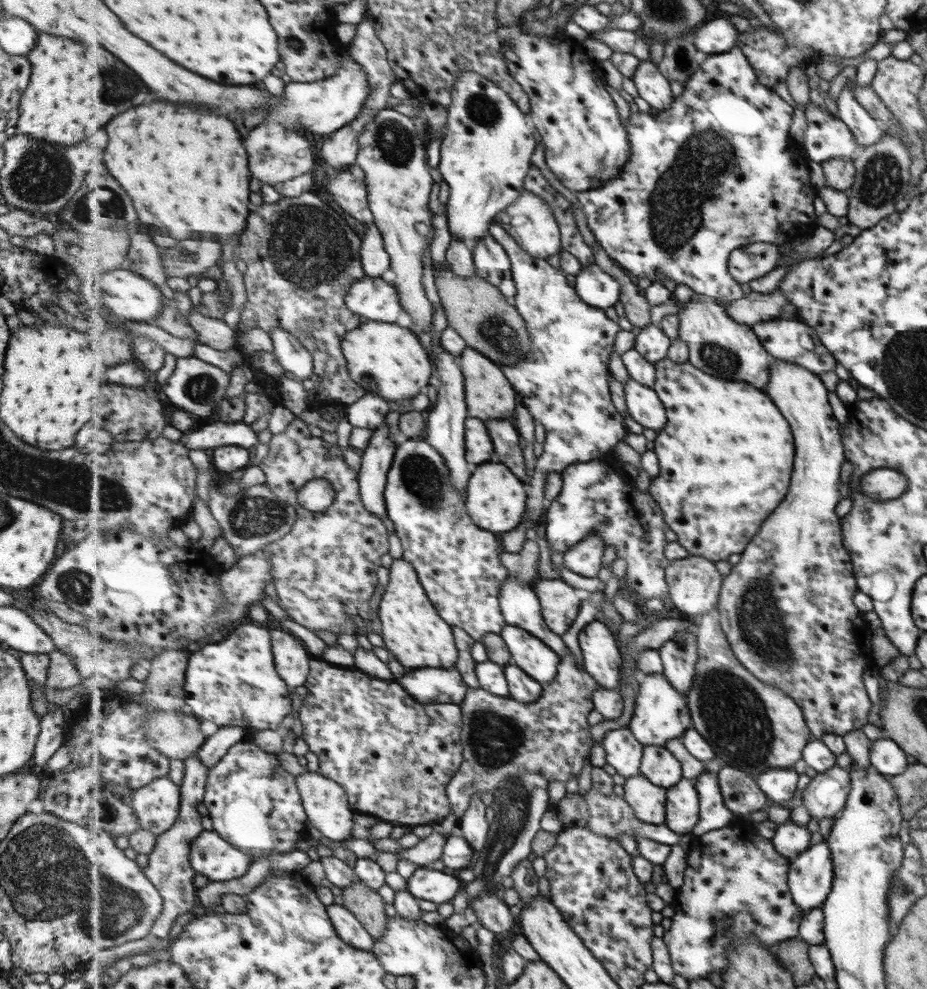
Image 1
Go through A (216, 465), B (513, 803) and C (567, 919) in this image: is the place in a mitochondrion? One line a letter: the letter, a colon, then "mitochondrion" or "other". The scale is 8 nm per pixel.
A: other
B: mitochondrion
C: other

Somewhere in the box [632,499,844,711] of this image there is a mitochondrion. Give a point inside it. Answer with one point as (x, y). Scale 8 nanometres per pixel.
(761, 629)

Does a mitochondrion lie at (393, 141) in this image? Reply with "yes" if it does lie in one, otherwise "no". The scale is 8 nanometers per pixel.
yes

